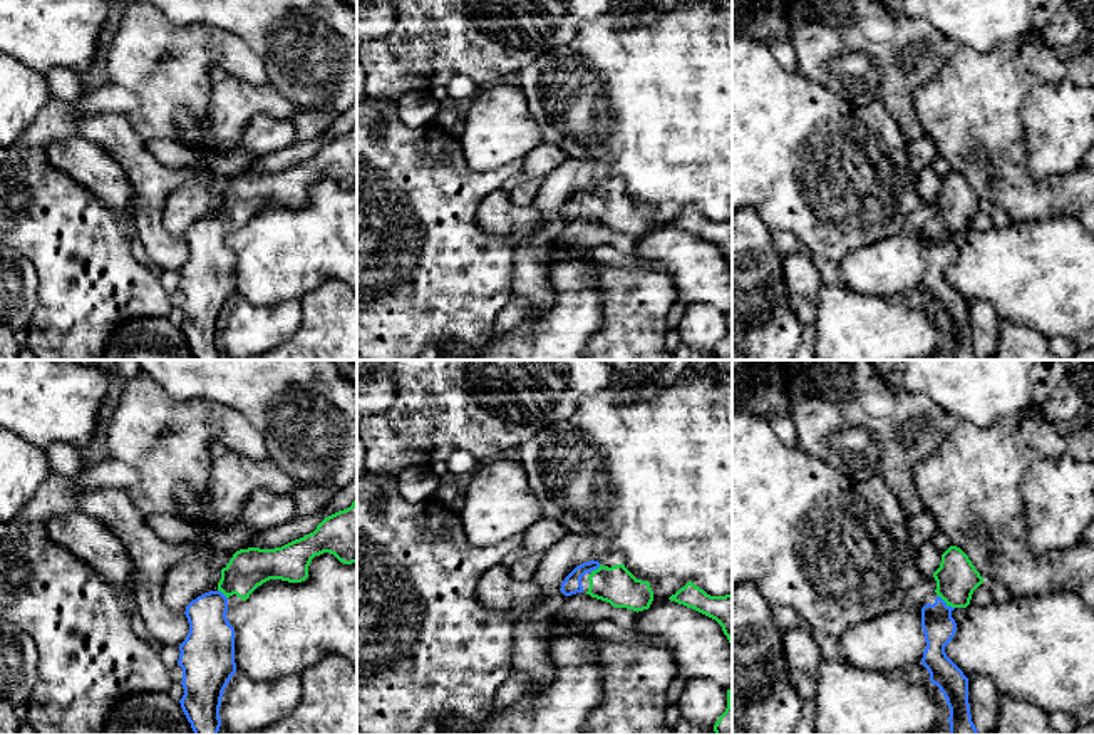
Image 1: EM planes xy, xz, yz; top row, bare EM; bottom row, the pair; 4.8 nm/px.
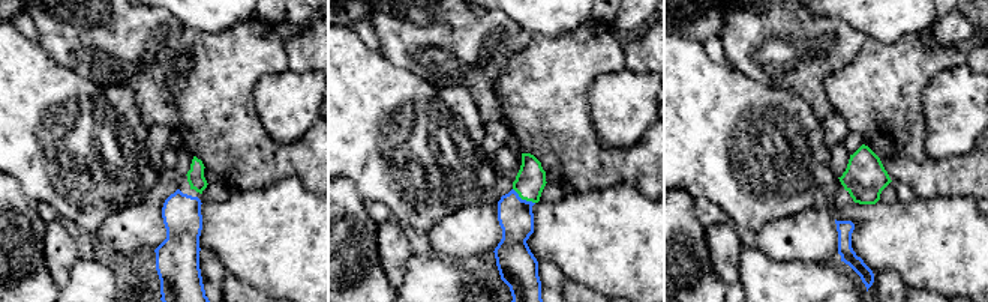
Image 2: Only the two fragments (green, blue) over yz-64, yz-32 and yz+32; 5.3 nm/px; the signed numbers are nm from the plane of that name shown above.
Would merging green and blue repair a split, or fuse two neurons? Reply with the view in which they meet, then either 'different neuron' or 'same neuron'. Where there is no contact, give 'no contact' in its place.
yz | same neuron

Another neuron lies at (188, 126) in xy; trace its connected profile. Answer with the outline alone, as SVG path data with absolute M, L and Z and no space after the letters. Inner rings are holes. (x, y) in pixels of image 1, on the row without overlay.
M179 111L174 116L174 122L181 132L181 144L186 144L191 149L206 151L201 144L201 129L194 116L188 111Z

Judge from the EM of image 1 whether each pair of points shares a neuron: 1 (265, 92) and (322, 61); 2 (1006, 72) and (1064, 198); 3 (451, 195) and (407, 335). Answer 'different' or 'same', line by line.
1: different
2: same
3: same

